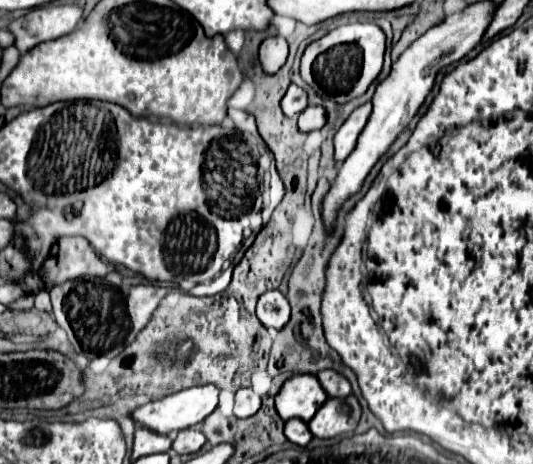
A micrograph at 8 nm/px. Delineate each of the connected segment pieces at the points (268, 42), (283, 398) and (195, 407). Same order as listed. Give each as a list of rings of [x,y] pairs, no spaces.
[[[270,36],[260,46],[260,62],[268,74],[280,70],[280,66],[286,62],[286,56],[288,56],[288,42],[282,36]]]
[[[298,374],[284,382],[282,390],[276,396],[276,410],[284,422],[290,418],[308,422],[326,402],[326,398],[328,394],[314,374]]]
[[[204,384],[204,386],[194,386],[176,394],[170,394],[166,398],[148,402],[144,406],[140,406],[136,410],[136,420],[144,426],[148,426],[154,432],[160,434],[172,434],[172,432],[180,432],[184,428],[196,426],[198,422],[202,422],[208,414],[214,412],[214,408],[218,406],[218,396],[220,396],[220,388],[212,386],[212,384]]]

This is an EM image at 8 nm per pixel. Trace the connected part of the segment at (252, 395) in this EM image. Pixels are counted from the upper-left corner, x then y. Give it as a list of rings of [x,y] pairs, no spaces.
[[[240,388],[236,392],[234,416],[248,418],[248,416],[254,416],[258,410],[260,410],[260,396],[252,388]]]

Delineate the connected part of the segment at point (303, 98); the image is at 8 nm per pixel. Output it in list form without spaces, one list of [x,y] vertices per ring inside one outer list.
[[[290,84],[286,96],[282,98],[282,112],[286,116],[298,116],[308,106],[308,92],[296,84]]]

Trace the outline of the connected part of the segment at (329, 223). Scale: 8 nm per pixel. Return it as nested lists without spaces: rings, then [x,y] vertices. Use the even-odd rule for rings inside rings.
[[[476,2],[466,6],[458,14],[446,16],[440,24],[430,28],[424,36],[420,36],[416,42],[412,42],[410,48],[402,52],[402,56],[394,62],[392,72],[386,80],[382,80],[374,92],[372,98],[372,114],[368,118],[368,124],[364,126],[362,134],[358,136],[358,144],[352,150],[352,154],[340,164],[336,178],[330,182],[330,190],[326,192],[322,200],[322,220],[328,232],[334,230],[338,210],[342,204],[358,194],[362,190],[362,184],[370,170],[376,166],[376,162],[388,152],[388,148],[396,142],[398,134],[410,124],[410,120],[418,114],[420,106],[424,104],[426,96],[434,88],[436,76],[442,68],[454,64],[456,60],[462,60],[482,38],[488,22],[492,20],[492,14],[496,10],[494,2]]]

